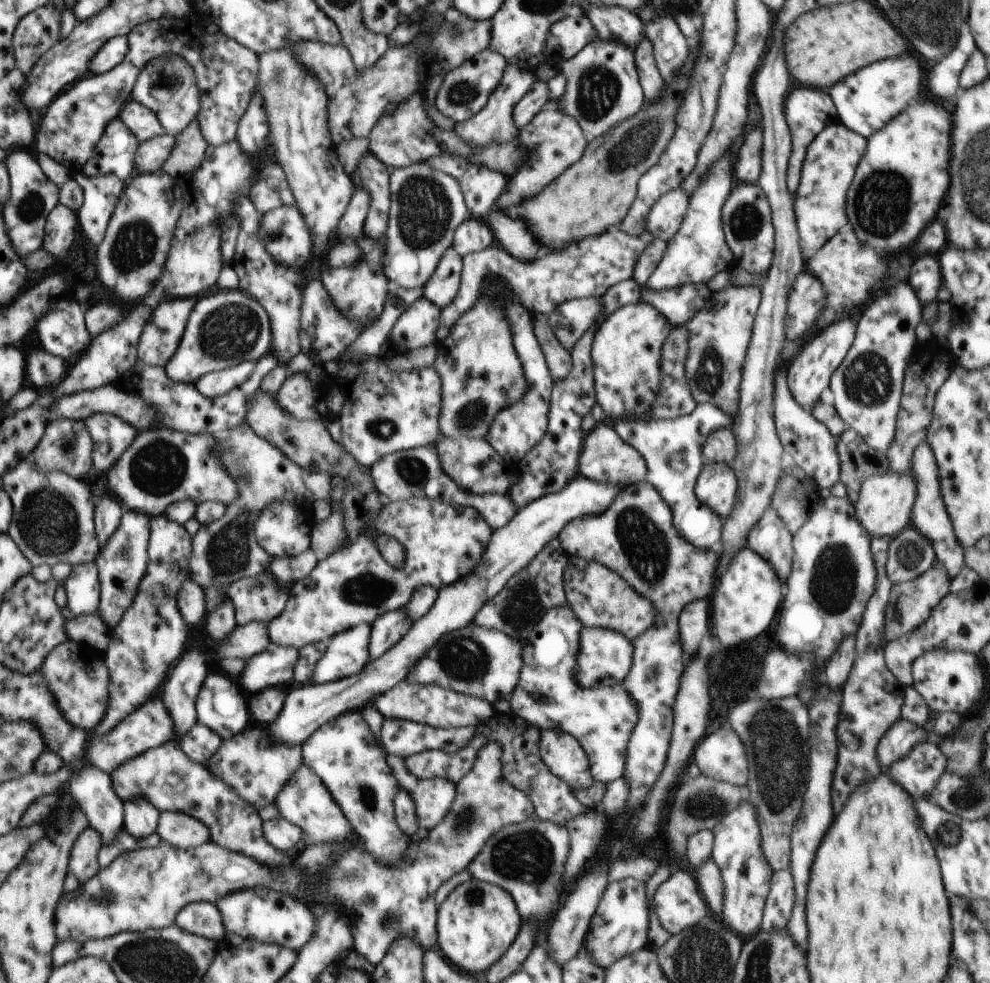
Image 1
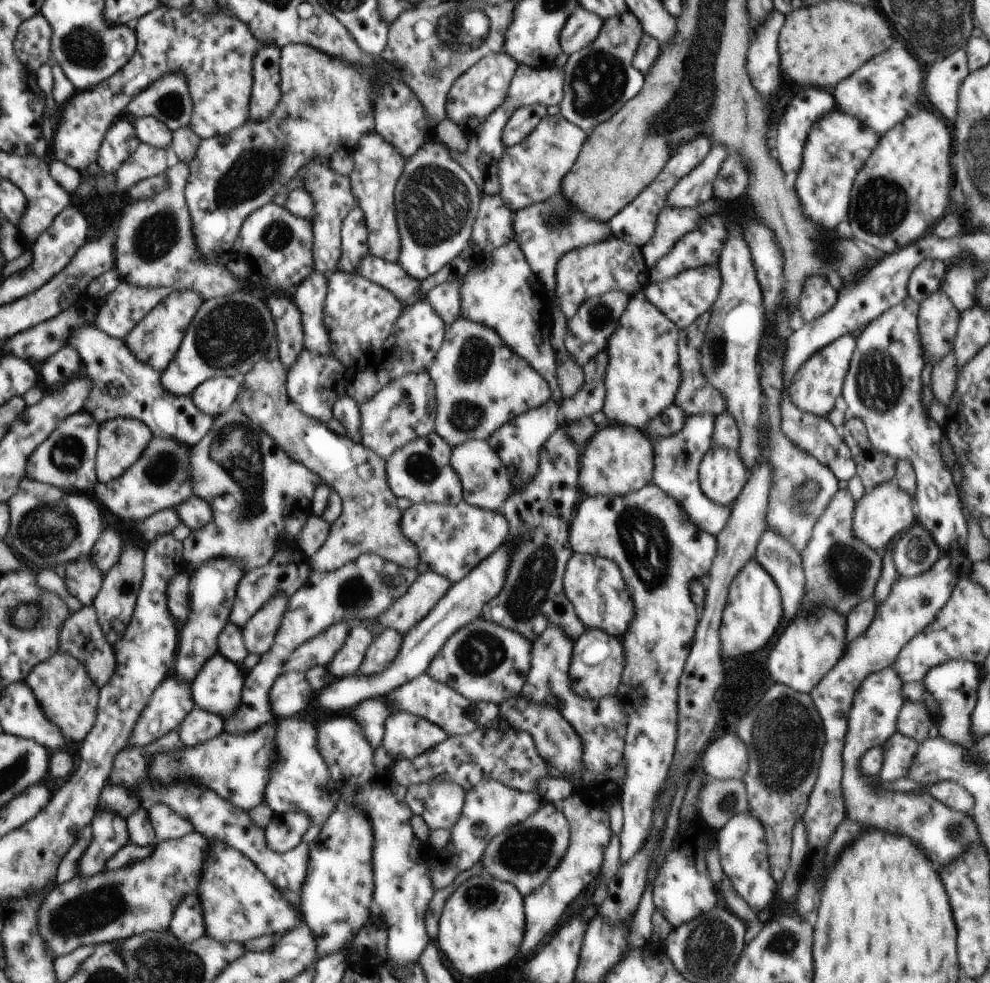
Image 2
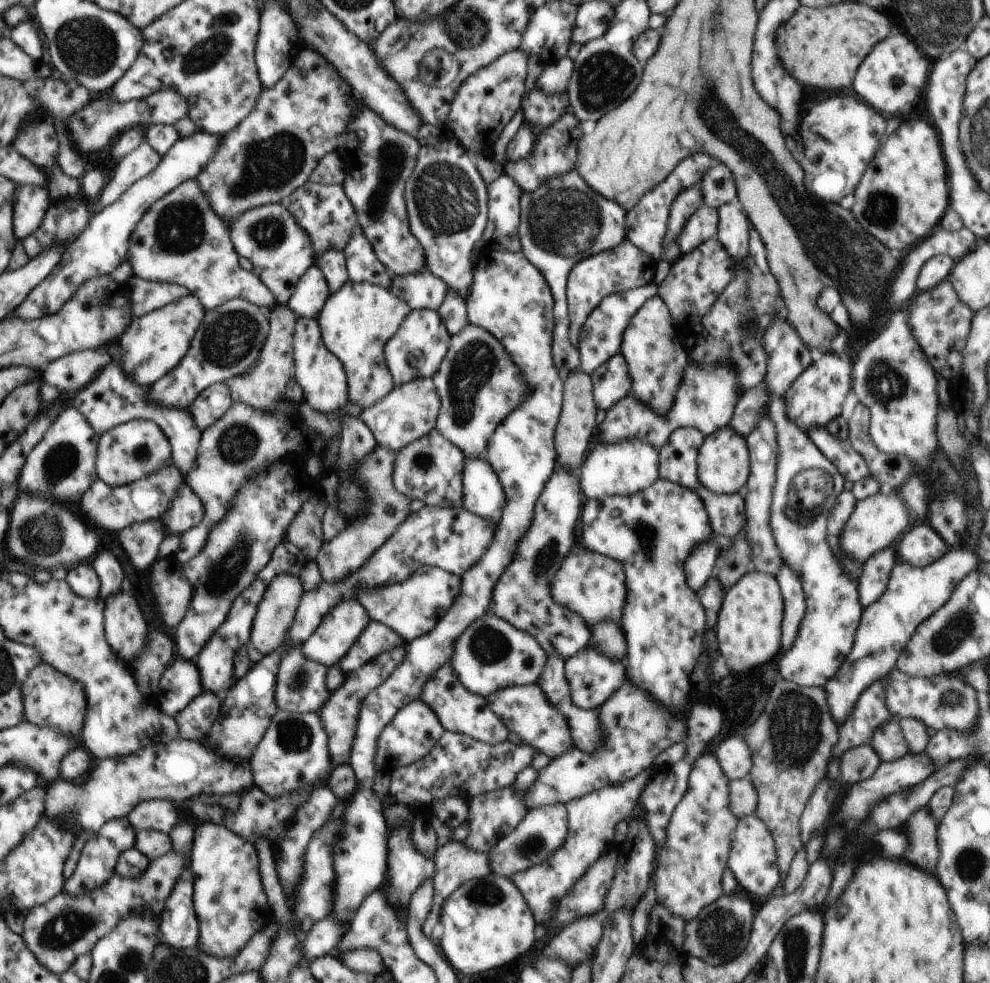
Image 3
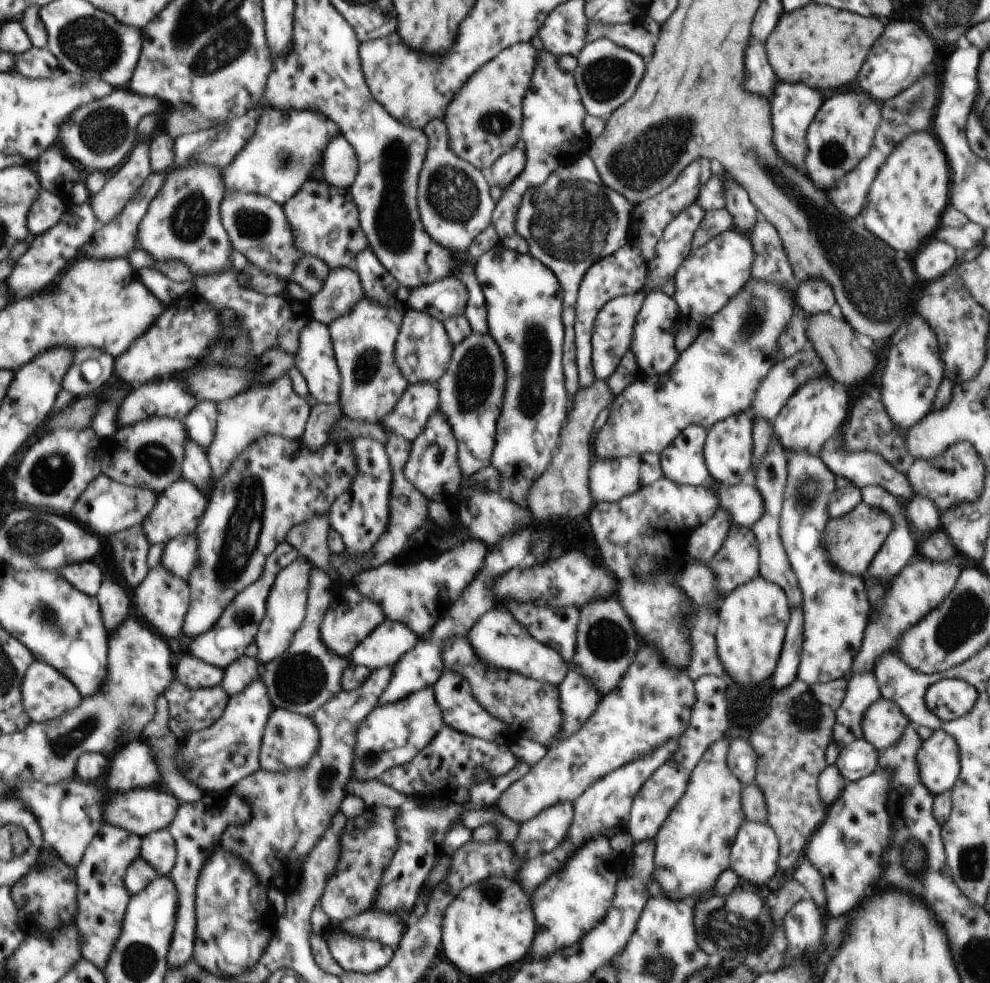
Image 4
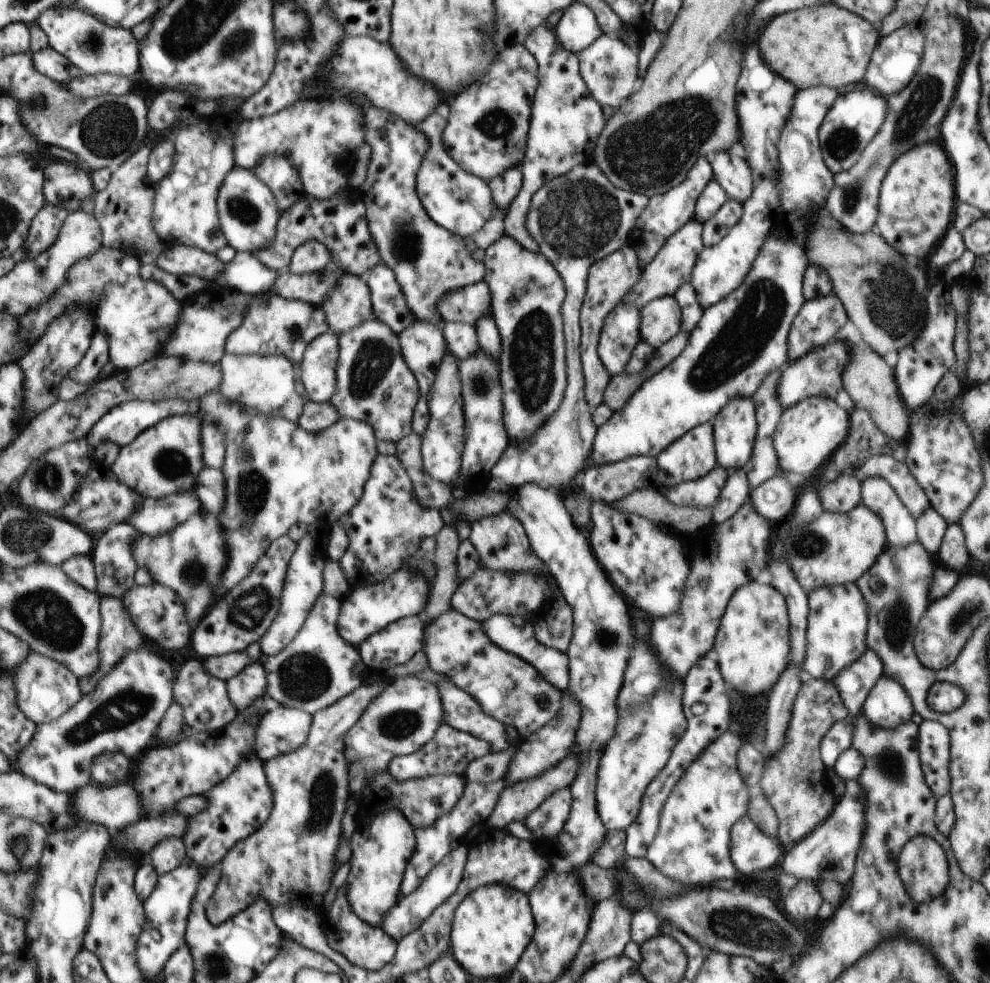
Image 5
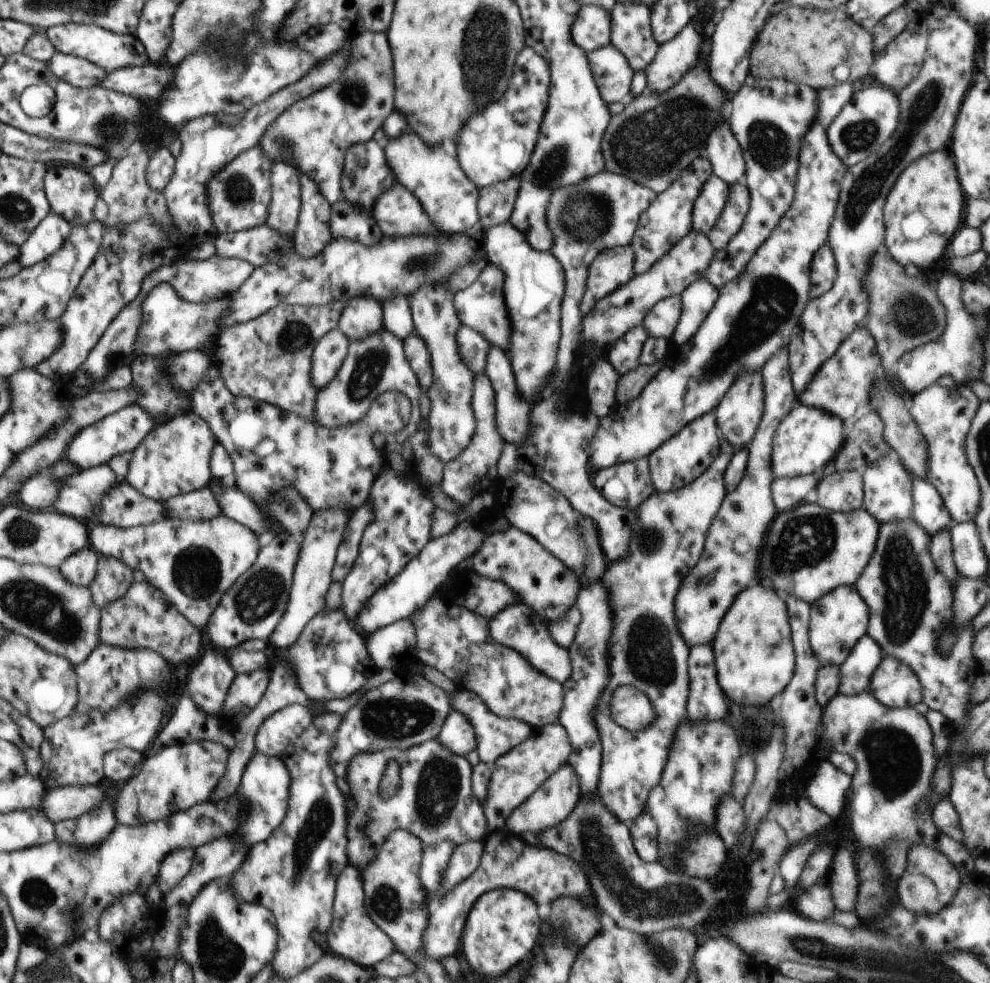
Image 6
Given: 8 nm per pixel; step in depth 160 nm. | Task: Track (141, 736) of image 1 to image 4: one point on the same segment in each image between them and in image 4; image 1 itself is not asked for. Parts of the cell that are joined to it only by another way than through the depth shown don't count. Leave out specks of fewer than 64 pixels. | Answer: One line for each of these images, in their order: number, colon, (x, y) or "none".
2: (172, 700)
3: (180, 684)
4: (194, 673)

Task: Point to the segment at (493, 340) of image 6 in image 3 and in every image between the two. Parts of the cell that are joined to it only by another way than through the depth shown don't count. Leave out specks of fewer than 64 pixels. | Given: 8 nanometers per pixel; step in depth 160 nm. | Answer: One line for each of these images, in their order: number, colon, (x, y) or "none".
3: (421, 290)
4: (447, 298)
5: (468, 304)

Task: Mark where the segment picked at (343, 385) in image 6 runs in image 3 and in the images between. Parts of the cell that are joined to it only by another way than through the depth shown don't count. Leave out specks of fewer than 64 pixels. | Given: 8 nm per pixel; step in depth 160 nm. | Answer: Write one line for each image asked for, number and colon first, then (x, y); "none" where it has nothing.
3: (358, 319)
4: (363, 340)
5: (373, 383)

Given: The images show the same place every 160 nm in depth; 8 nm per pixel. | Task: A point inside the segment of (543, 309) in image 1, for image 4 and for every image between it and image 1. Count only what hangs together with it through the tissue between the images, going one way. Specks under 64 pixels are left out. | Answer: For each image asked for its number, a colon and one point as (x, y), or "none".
2: (611, 265)
3: (625, 267)
4: (623, 273)

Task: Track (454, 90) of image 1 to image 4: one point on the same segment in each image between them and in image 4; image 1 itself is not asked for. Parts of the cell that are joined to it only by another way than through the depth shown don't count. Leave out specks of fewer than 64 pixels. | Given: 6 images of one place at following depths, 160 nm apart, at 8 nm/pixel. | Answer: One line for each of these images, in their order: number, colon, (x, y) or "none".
2: (480, 90)
3: (485, 102)
4: (484, 119)

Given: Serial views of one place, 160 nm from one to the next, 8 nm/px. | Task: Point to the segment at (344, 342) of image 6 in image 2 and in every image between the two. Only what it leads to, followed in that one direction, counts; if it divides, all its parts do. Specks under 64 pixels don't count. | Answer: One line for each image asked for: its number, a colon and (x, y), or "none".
2: (311, 381)
3: (318, 372)
4: (315, 359)
5: (318, 368)

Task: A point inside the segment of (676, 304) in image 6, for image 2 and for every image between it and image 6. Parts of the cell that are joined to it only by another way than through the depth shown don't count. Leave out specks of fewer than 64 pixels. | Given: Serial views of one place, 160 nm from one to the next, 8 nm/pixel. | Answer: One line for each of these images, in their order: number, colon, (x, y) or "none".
2: (642, 377)
3: (656, 358)
4: (653, 343)
5: (661, 319)

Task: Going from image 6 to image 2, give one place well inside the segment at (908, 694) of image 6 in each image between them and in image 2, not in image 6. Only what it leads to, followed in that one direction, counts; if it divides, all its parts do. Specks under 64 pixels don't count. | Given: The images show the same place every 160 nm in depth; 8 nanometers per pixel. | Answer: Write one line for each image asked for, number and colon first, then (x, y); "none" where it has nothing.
2: (899, 751)
3: (888, 742)
4: (883, 723)
5: (887, 706)

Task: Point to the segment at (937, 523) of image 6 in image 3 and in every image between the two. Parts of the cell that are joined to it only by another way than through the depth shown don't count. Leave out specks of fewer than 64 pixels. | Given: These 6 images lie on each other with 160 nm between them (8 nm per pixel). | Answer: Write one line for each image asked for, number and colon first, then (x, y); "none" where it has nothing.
3: (850, 464)
4: (862, 468)
5: (911, 494)

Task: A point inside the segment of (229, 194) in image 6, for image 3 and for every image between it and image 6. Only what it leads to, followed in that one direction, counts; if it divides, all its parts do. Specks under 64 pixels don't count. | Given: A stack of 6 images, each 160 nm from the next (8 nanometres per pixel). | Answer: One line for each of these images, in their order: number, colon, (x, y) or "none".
3: (280, 250)
4: (258, 227)
5: (249, 214)

